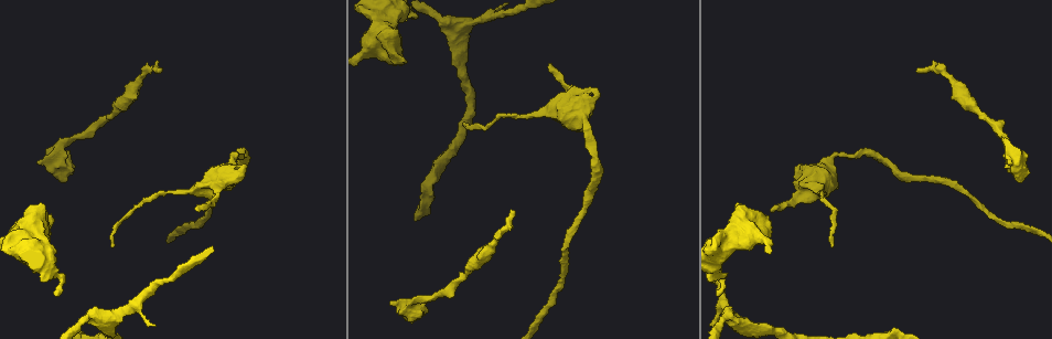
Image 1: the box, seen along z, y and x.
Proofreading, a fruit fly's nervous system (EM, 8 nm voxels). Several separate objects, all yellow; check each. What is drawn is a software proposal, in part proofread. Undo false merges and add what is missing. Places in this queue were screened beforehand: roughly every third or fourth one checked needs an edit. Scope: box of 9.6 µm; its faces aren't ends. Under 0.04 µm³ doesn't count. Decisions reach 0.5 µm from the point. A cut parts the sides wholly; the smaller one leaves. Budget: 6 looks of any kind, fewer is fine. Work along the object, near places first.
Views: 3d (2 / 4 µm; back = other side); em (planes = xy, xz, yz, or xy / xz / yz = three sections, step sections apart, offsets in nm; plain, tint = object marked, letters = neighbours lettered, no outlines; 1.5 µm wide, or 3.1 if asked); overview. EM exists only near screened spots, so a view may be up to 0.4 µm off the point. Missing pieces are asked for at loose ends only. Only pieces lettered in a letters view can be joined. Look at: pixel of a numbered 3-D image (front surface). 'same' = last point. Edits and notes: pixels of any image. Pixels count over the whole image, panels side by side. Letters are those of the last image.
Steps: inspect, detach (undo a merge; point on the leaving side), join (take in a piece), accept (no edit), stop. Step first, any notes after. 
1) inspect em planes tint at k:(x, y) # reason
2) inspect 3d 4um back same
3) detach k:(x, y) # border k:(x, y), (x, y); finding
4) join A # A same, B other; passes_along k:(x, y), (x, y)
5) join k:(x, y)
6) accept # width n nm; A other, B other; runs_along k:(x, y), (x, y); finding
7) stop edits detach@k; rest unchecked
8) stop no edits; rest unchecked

inspect 3d 2um back at 1:(50, 216)

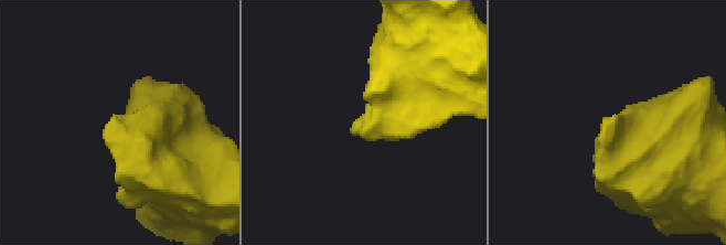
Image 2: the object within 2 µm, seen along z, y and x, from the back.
inspect em planes letters at 2:(357, 123) # need the tissue

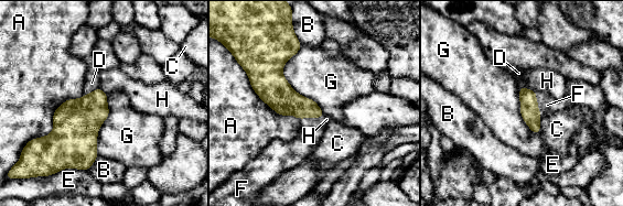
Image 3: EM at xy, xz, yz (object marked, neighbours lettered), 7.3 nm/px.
join F # A other, B other, C other, D other, E other, F same, G other, H other; it goes on there

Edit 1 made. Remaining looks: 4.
inspect overview

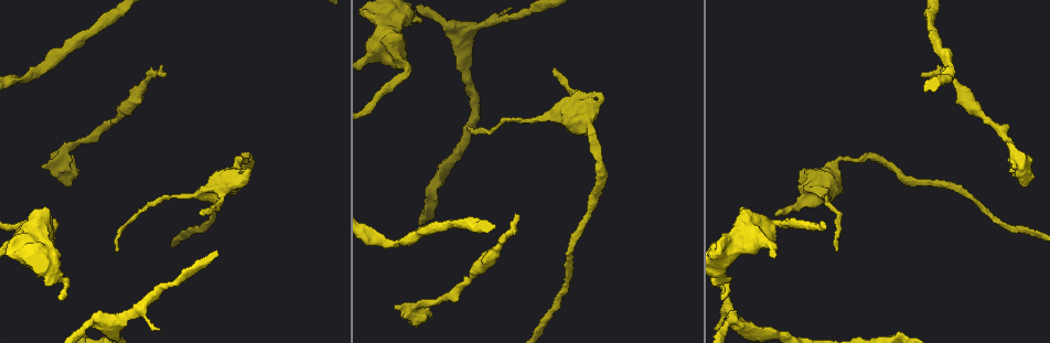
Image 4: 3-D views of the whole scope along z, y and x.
inspect em planes letters at 4:(721, 300)

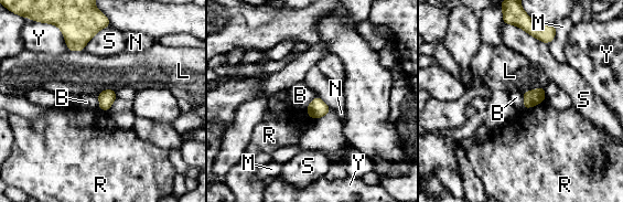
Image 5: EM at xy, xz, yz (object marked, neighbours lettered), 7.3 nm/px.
accept # B other, L other, M other, N other, R other, S other, Y other; no lettered piece goes on from it

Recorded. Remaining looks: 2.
inspect em planes letters at 4:(802, 169) # branch stops here

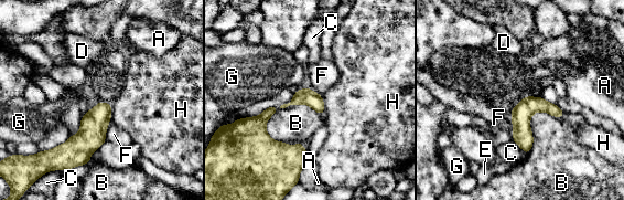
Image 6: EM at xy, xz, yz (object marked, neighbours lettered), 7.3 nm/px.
accept # longest_contact B 440 nm; A other, B other, C other, D other, E other, F other, G other, H other; runs_along 6:(539, 100), (524, 115), (526, 149); no lettered piece goes on from it

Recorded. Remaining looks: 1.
stop edits join@3; rest unchecked

